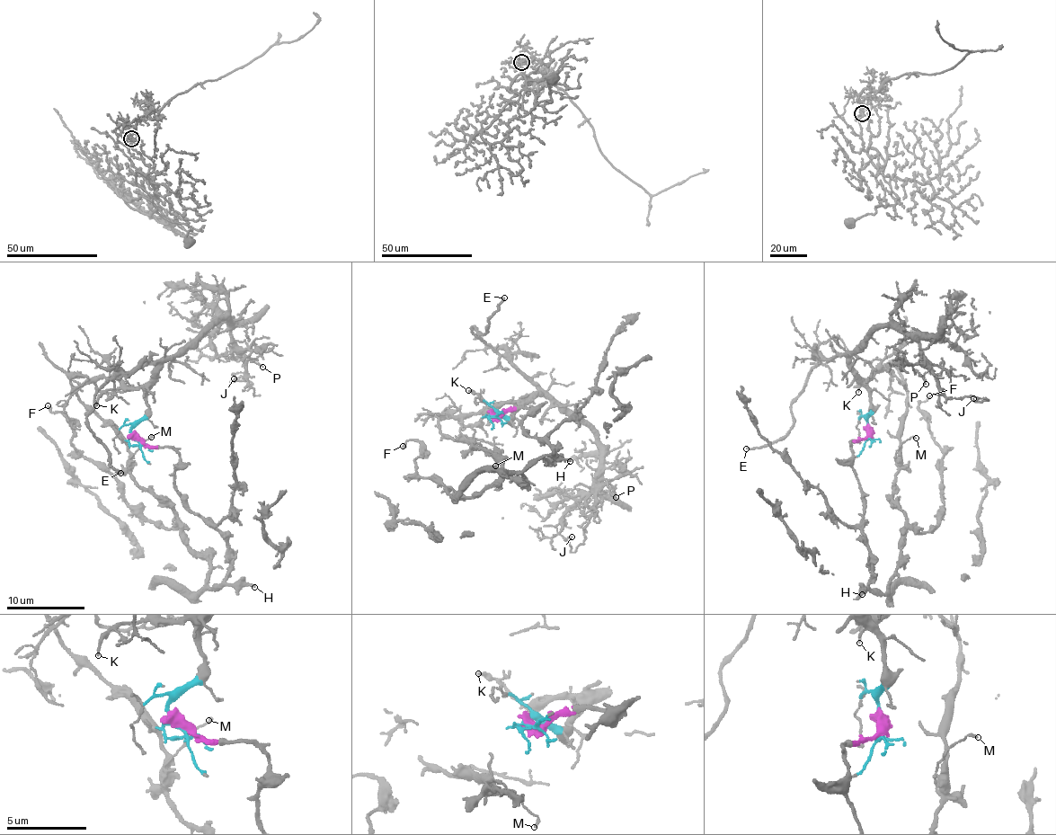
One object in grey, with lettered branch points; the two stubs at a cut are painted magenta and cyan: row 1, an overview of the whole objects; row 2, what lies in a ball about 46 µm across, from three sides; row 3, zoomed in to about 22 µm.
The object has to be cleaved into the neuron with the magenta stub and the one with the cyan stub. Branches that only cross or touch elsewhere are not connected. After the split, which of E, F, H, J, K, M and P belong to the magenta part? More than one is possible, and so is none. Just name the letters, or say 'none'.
F, H, M

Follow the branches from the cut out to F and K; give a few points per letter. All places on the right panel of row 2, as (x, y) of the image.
F: (869, 432), (849, 443), (869, 587), (883, 593), (903, 533), (938, 525), (944, 455), (919, 408), (929, 395)
K: (869, 432), (869, 404), (862, 381), (870, 379), (864, 378), (858, 393)

